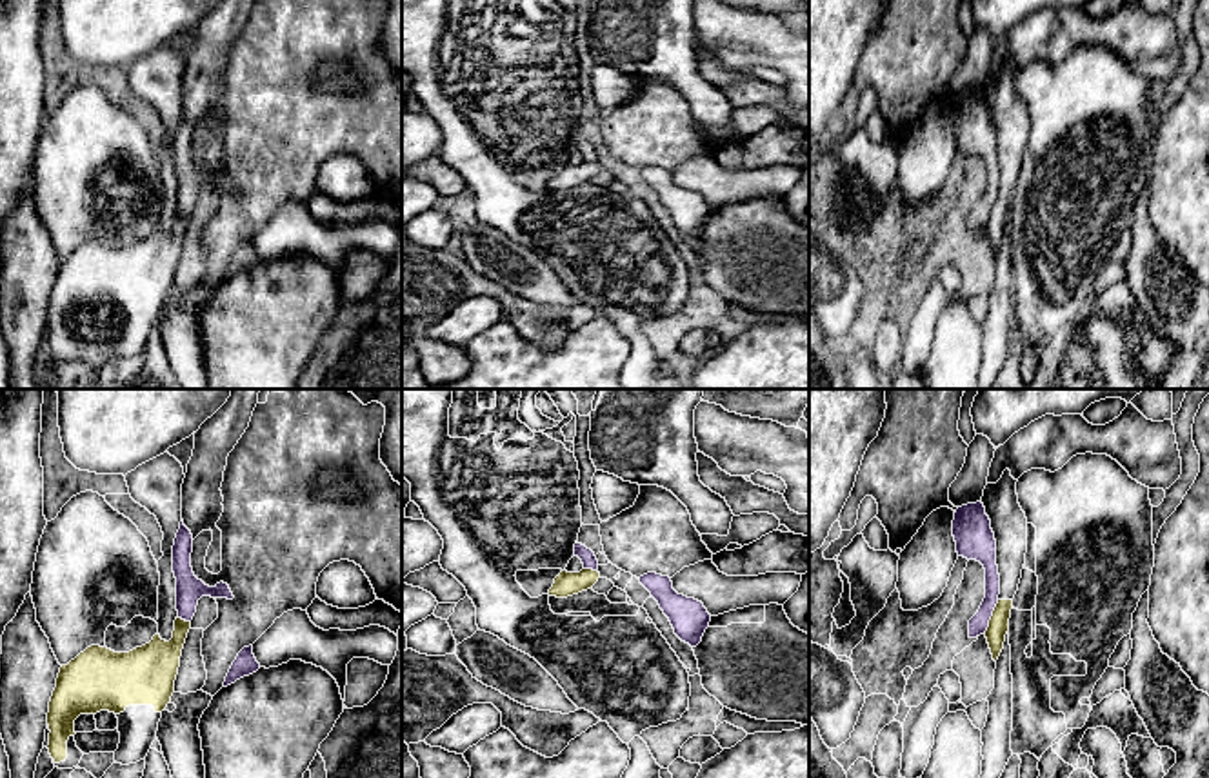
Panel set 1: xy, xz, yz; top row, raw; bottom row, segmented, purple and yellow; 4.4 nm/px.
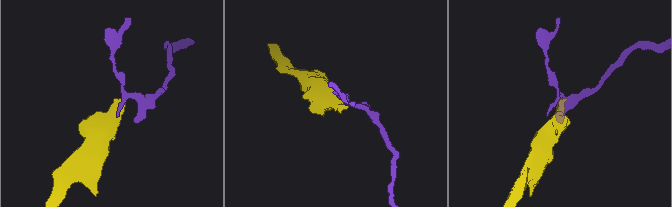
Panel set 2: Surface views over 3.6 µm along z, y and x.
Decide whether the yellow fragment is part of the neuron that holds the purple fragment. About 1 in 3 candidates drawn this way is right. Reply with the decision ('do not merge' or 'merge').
do not merge

